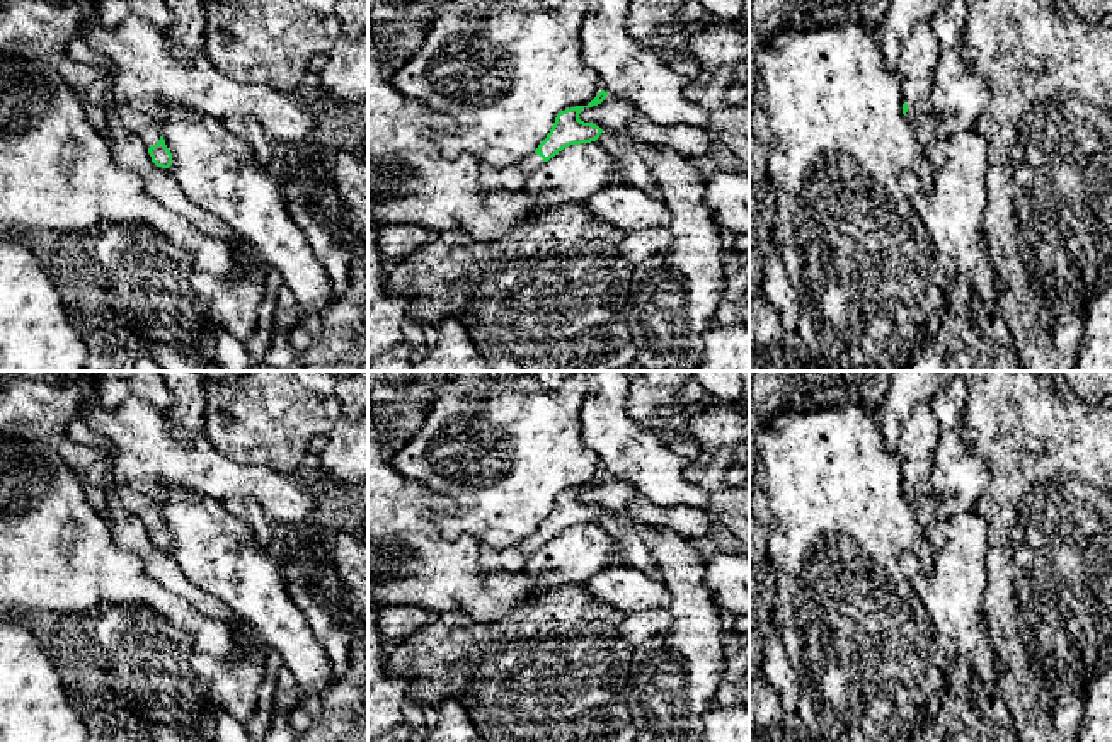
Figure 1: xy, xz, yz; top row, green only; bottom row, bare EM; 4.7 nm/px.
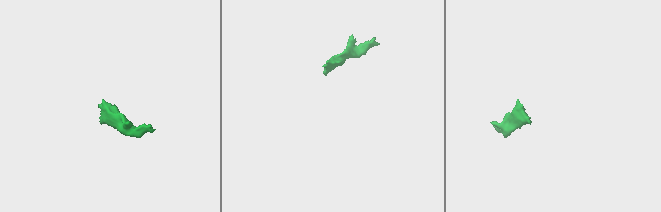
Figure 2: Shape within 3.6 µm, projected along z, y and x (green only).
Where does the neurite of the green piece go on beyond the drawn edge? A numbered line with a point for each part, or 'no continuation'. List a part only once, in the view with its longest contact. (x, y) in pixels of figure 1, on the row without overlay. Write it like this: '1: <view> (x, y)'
1: xy (147, 509)

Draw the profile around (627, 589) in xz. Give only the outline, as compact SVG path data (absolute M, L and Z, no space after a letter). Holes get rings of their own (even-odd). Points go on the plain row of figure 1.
M608 567L584 582L588 592L625 614L668 609L671 604L664 580L652 580L637 568Z

